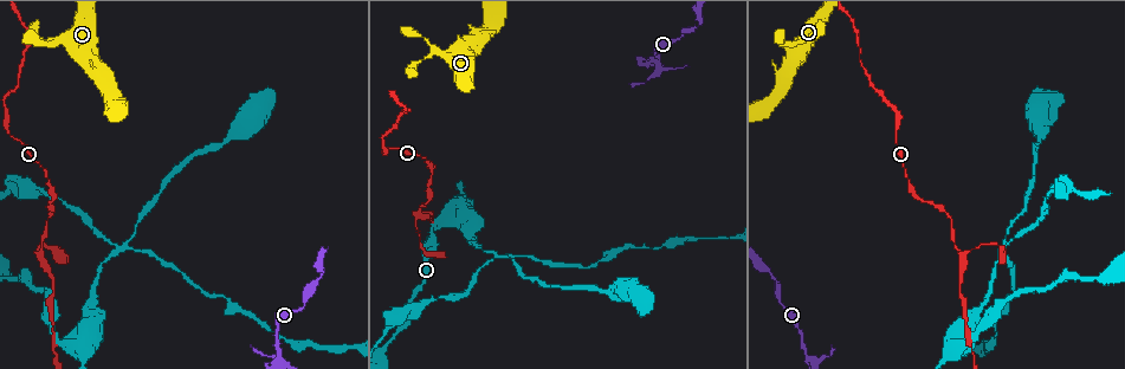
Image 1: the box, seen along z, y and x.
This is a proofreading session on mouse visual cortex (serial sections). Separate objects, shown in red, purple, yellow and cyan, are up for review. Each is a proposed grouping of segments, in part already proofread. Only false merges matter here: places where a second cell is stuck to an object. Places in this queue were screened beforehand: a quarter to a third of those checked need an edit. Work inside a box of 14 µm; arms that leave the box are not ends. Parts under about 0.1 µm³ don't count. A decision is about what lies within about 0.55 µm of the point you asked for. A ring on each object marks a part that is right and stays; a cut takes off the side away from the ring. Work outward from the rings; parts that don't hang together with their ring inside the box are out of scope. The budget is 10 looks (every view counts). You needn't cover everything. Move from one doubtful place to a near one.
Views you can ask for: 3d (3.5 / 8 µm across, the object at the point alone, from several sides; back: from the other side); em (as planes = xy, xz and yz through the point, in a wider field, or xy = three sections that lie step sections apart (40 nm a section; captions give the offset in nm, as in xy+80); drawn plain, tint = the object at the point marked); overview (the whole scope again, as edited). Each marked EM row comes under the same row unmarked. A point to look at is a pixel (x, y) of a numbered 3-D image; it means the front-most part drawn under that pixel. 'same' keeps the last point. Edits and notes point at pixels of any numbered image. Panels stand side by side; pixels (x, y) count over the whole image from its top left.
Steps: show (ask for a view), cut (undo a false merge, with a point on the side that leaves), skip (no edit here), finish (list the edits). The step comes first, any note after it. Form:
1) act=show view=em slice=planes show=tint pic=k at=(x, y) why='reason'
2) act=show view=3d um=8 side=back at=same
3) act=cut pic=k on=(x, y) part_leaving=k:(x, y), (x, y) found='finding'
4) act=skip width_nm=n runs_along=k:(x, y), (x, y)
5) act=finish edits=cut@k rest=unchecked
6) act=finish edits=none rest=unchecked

act=show view=3d um=3.5 pic=1 at=(119, 250) why='four arms meet'

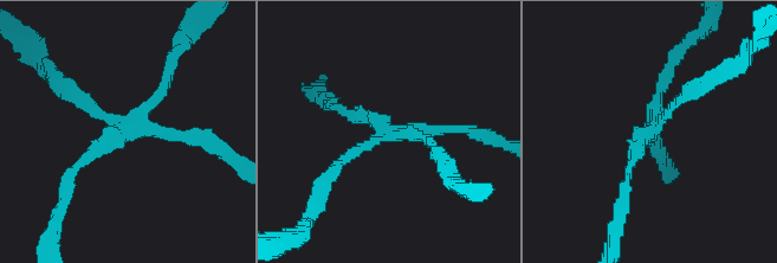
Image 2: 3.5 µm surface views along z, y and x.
act=show view=em slice=xy step=5 show=tint pic=2 at=(651, 129) arms=4 arm_widths_nm=150,150,150,150 why='now the EM'

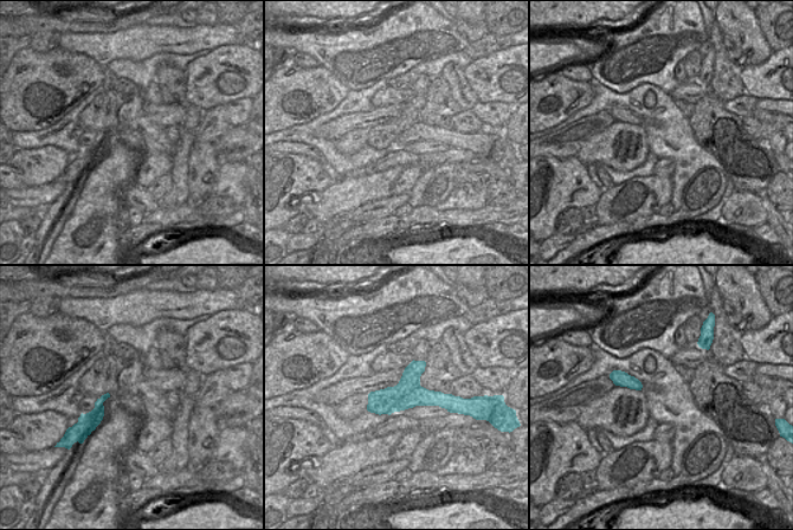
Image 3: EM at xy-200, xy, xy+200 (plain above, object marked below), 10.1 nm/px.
act=show view=em slice=xy step=3 show=tint at=same

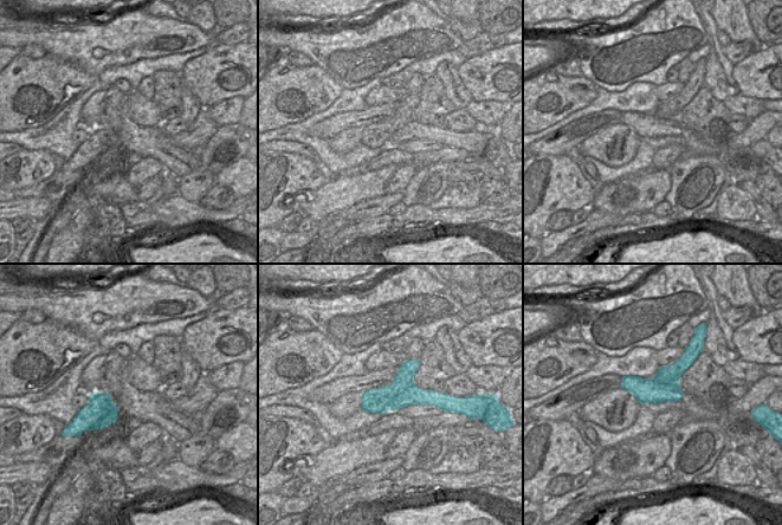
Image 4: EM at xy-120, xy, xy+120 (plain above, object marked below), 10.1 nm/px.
act=cut pic=2 on=(453, 128) found='two cells meet here'

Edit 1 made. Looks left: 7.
act=show view=overview

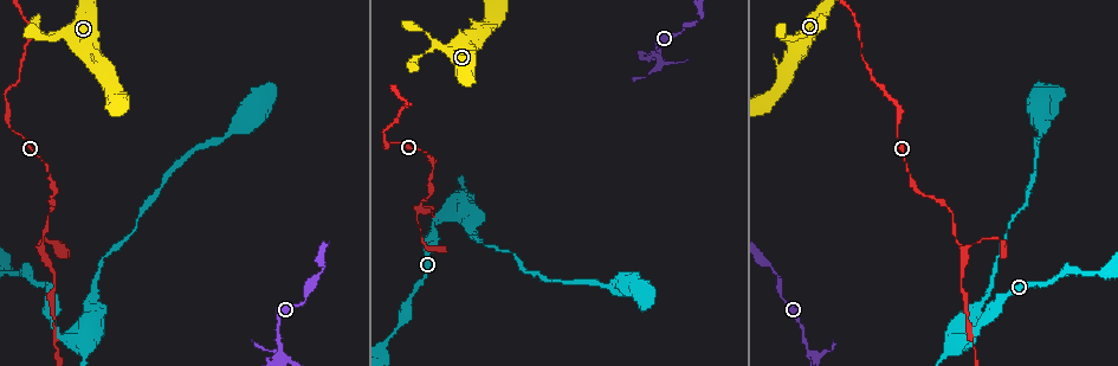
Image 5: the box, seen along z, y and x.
act=show view=3d um=8 pic=5 at=(42, 248) why='abrupt turn'

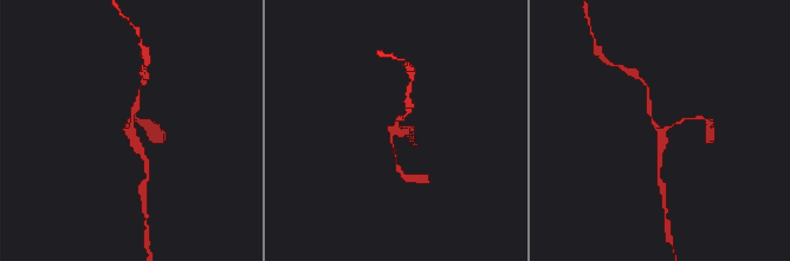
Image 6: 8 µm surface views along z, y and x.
act=show view=em slice=planes show=tint pic=6 at=(135, 131) arms=3 arm_widths_nm=150,150,250

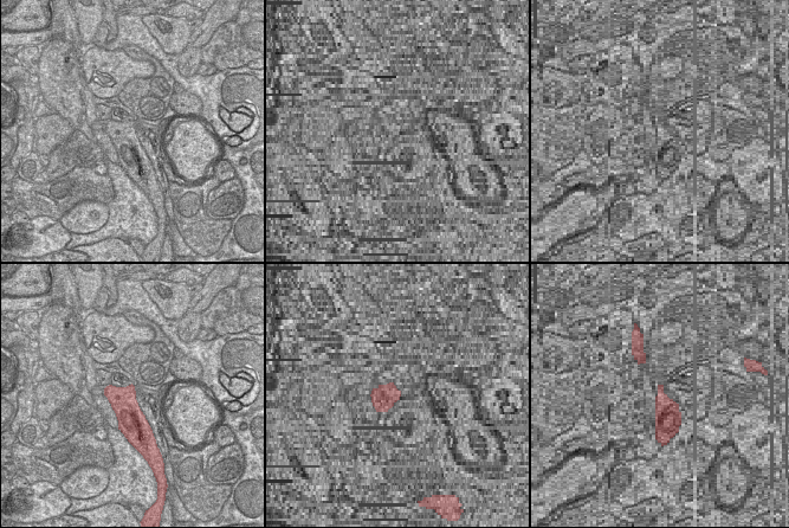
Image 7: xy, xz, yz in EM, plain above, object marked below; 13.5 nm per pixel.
act=skip runs_along=6:(648, 100), (649, 113), (664, 139), (660, 160) found='one cell here'

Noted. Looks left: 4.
act=show view=3d um=3.5 pic=5 at=(284, 354) why='four-way junction'

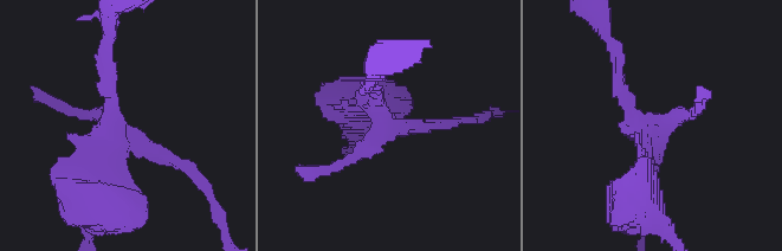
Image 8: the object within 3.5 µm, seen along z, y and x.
act=show view=em slice=xy step=2 show=tint pic=8 at=(379, 115)

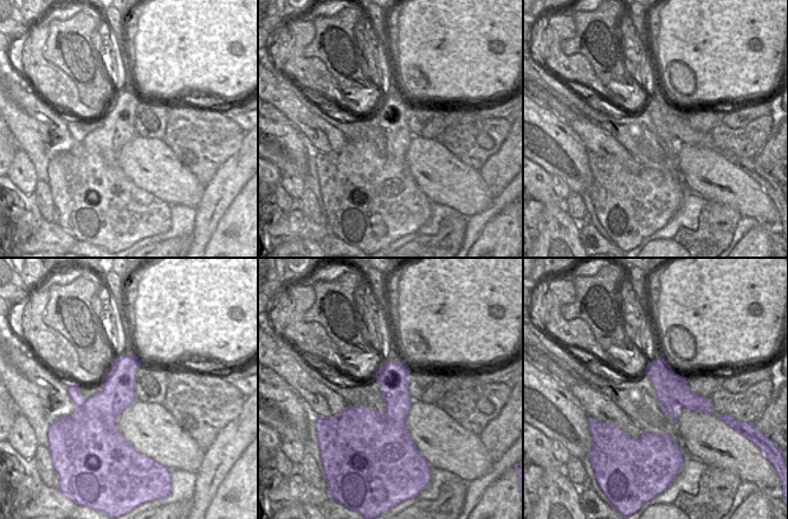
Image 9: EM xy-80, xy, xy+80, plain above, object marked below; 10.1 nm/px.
act=cut pic=8 on=(172, 161) part_leaving=8:(127, 135), (189, 171), (200, 171) found='a second cell is stuck on'

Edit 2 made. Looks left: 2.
act=finish edits=cut@2,cut@8 rest=unchecked

